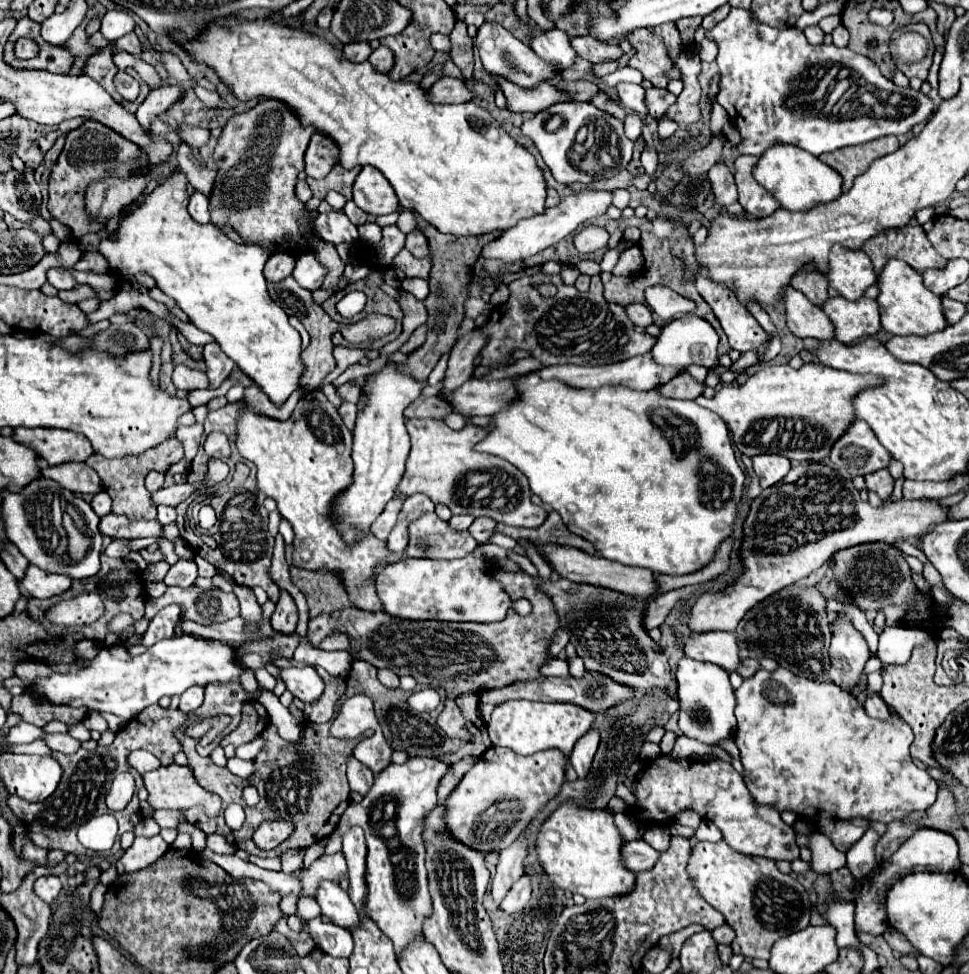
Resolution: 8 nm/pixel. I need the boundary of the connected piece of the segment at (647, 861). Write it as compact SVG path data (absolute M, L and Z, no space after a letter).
M635 839L625 843L623 859L631 871L647 871L647 869L653 869L655 861L659 859L659 853L643 839Z

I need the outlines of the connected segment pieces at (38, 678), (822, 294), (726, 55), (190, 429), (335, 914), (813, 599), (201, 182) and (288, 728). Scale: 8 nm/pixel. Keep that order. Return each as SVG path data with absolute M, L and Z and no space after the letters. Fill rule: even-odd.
M193 635L171 637L155 643L143 655L131 657L123 645L103 647L95 659L85 667L71 665L67 673L49 669L47 663L21 661L15 667L15 675L23 679L27 691L33 689L33 697L39 703L87 707L89 711L113 713L131 721L139 711L157 703L163 695L181 695L191 685L207 685L213 681L227 683L239 677L247 667L235 661L235 651L221 641L203 641Z
M811 269L805 271L805 273L799 273L799 277L793 279L793 287L799 289L817 307L821 307L823 301L829 299L827 277L821 275L821 273L815 273Z
M731 9L729 17L717 23L711 31L705 33L707 39L715 41L719 47L717 65L721 73L721 91L719 91L719 105L729 113L729 121L737 125L743 143L737 145L739 153L743 155L755 155L761 157L765 149L771 145L783 143L783 145L795 145L801 147L815 157L821 157L823 153L831 153L841 147L849 145L861 145L869 143L873 139L885 137L885 135L905 135L913 129L913 125L927 121L933 115L933 101L915 89L903 89L897 87L893 81L885 79L875 63L871 63L867 57L849 51L847 47L839 49L835 45L811 45L805 41L803 31L795 27L787 29L775 29L763 23L757 23L755 17L747 9ZM823 63L841 63L847 69L857 71L867 83L877 85L879 89L885 89L889 93L899 93L909 103L909 115L899 119L877 119L869 115L861 115L847 121L837 121L823 117L815 111L809 115L803 115L803 111L793 107L793 97L797 97L799 89L795 89L801 81L801 77L813 75L813 65ZM787 99L787 101L785 101ZM789 109L793 111L789 111Z
M195 423L191 426L179 426L176 431L176 438L183 443L185 447L185 459L193 459L203 435L203 424Z
M323 881L317 891L317 903L327 919L331 919L333 925L343 927L347 931L353 931L359 927L359 913L355 905L351 903L349 895L331 881Z
M815 585L785 587L763 599L745 613L737 625L739 643L753 651L753 657L771 657L779 667L787 667L813 681L829 681L827 645L831 641L831 623L827 617L827 597Z
M181 143L177 147L177 163L179 163L179 169L187 175L189 183L199 189L203 195L211 197L211 189L213 189L213 183L215 183L215 175L217 171L215 169L207 169L195 155L193 151Z
M261 689L261 697L259 697L259 703L267 709L269 713L269 719L271 723L279 729L279 735L287 741L287 743L299 743L299 737L301 737L301 731L303 731L303 725L305 725L305 719L301 717L295 719L287 707L281 705L279 697L275 697L271 691L265 691Z

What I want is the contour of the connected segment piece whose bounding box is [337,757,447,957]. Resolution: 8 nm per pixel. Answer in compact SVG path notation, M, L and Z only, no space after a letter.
M409 757L403 765L389 765L377 777L369 793L361 803L349 803L339 821L339 833L345 833L351 825L359 825L365 829L367 839L367 903L363 903L363 913L377 921L377 927L393 941L397 957L401 951L411 945L415 937L423 935L423 921L431 917L431 895L427 887L427 869L425 869L425 845L423 845L423 821L427 813L439 803L437 801L437 785L445 775L447 765L433 757Z

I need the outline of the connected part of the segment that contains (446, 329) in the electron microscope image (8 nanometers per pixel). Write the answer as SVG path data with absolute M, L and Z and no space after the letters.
M401 211L397 227L401 231L421 229L425 233L425 237L429 241L429 249L431 249L431 261L433 261L431 275L429 275L429 289L431 291L425 299L425 307L427 307L427 313L429 313L427 341L425 341L423 347L419 347L417 351L413 351L407 357L407 365L399 365L399 369L403 373L407 373L407 375L415 377L417 381L425 383L427 375L433 371L433 367L437 365L441 355L451 351L451 347L457 341L457 331L461 327L461 321L465 319L465 301L469 299L471 271L475 267L475 261L479 259L479 253L483 251L483 245L487 245L487 241L493 241L495 237L499 237L499 233L489 233L487 237L445 235L445 233L439 233L439 229L435 229L433 225L429 225L421 217L417 217L413 211Z

